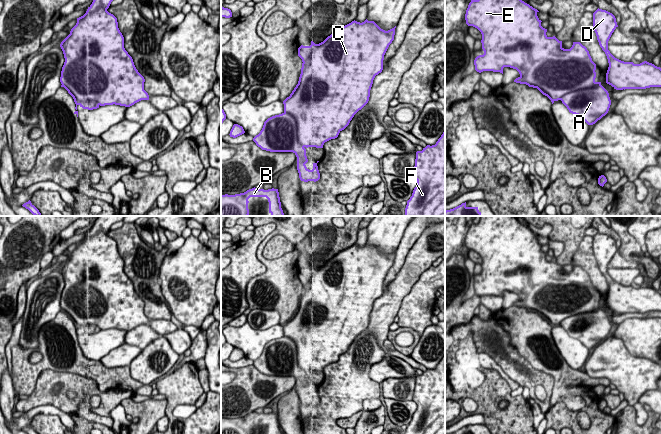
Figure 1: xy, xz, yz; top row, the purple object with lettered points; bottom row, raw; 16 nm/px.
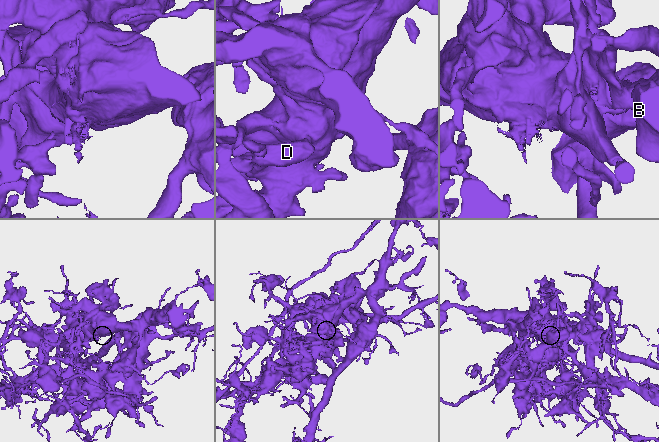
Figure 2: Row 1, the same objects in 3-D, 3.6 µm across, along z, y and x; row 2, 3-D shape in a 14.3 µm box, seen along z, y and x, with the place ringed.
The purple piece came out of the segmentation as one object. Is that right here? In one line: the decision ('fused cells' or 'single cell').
fused cells

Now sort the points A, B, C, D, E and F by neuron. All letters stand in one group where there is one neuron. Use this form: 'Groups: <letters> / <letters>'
Groups: A / B C D E F

